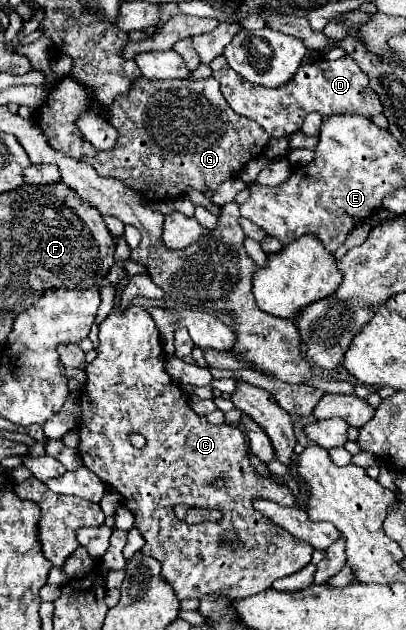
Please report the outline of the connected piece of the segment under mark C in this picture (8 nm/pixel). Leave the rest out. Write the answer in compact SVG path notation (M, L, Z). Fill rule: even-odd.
M116 306L108 318L100 324L100 354L86 366L86 388L82 394L82 420L80 420L80 444L78 454L84 466L90 468L106 486L120 492L126 506L134 512L136 526L142 532L146 544L144 554L162 562L162 576L174 586L180 600L200 598L216 592L230 598L248 598L260 594L272 586L274 580L290 576L302 570L310 560L314 548L296 540L290 532L284 532L278 524L272 524L264 514L252 508L252 498L274 498L282 504L294 504L294 496L288 486L278 486L268 478L260 478L248 458L246 434L230 424L210 424L206 416L198 416L190 406L180 384L174 382L164 370L164 350L160 344L160 332L148 312L140 306L120 308ZM140 432L146 436L146 446L136 450L128 434ZM222 478L224 486L216 488L214 480ZM176 504L216 508L222 512L218 522L186 524L174 514Z

